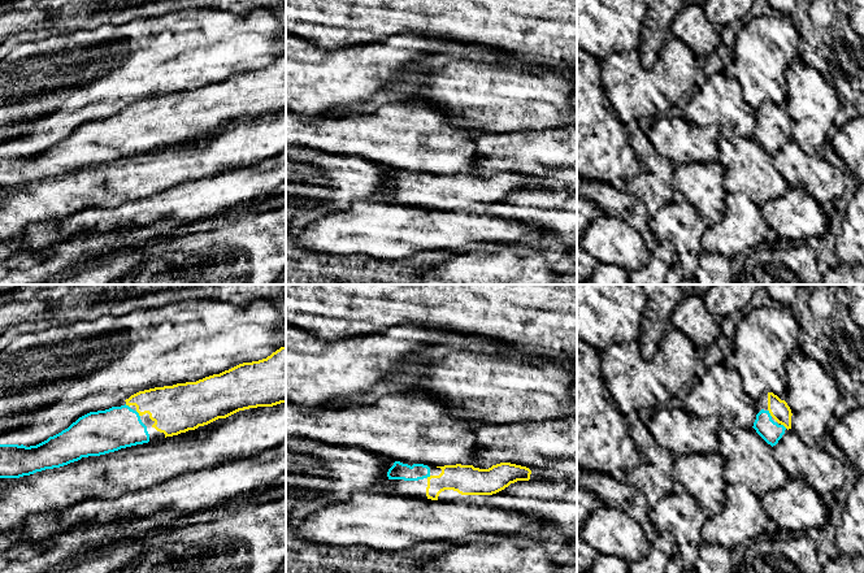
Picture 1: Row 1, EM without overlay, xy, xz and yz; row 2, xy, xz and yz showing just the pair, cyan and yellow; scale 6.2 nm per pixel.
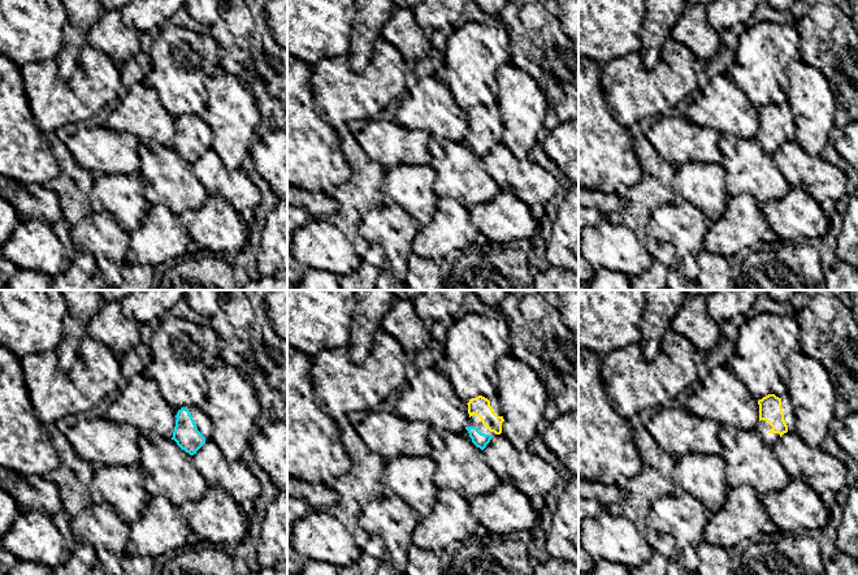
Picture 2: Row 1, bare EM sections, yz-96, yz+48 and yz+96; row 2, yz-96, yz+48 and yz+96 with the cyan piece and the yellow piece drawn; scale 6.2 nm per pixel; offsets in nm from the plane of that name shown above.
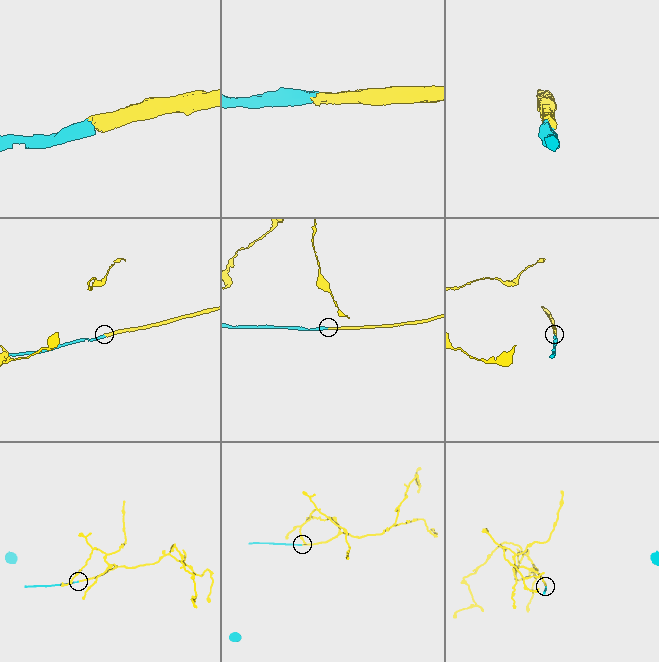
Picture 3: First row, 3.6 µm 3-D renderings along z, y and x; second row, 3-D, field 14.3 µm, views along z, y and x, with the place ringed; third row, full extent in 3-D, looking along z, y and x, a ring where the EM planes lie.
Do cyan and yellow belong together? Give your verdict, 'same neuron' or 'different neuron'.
same neuron

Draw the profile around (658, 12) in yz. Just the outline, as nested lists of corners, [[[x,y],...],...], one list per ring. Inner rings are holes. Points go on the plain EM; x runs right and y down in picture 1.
[[[644,0],[646,17],[642,25],[639,42],[641,64],[644,70],[651,70],[659,60],[659,55],[669,27],[685,6],[683,0]]]

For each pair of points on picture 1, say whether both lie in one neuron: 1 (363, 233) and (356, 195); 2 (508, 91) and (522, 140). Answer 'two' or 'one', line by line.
1: two
2: two

